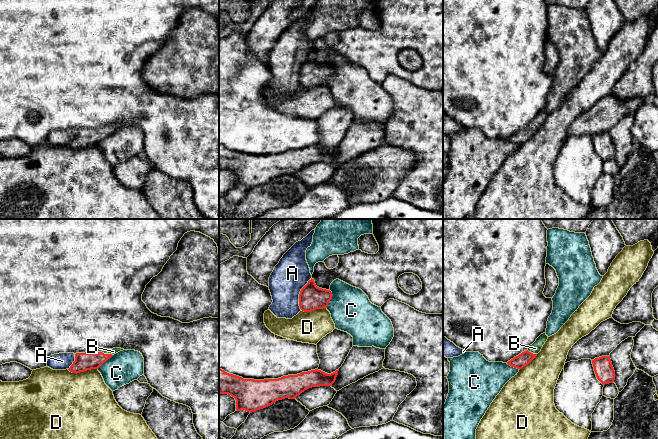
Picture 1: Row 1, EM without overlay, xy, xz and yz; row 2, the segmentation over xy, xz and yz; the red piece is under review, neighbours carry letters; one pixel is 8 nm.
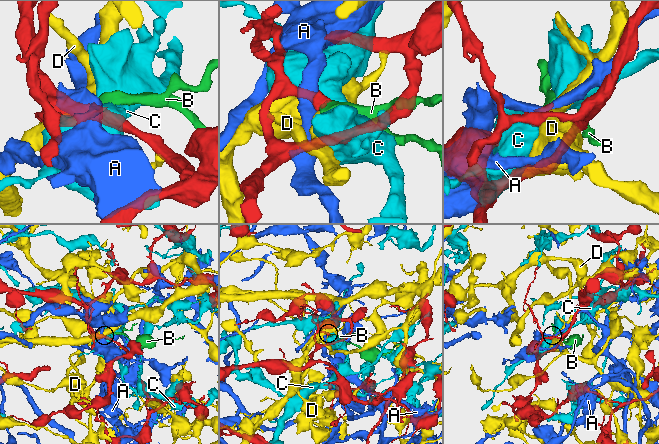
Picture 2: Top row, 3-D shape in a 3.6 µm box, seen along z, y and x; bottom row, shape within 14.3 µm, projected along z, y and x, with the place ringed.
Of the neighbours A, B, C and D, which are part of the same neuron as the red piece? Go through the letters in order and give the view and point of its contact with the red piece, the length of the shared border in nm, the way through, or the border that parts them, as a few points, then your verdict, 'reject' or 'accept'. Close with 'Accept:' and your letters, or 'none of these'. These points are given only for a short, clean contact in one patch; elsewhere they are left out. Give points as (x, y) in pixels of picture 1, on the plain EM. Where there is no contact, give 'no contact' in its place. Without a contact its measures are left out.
A: xz (300, 69) | 280 nm | reject
B: xy (107, 130) | 100 nm | across xy (85, 137), (93, 137), (107, 130), (113, 127) | accept
C: xz (331, 74) | 150 nm | reject
D: xy (82, 147) | 240 nm | reject
Accept: B

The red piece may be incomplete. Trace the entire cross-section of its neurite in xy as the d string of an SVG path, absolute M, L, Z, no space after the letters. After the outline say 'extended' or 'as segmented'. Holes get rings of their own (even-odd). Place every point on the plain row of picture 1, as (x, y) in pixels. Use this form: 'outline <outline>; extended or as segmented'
outline M121 124L107 125L97 129L76 129L75 137L68 145L72 149L80 149L91 145L98 145L104 138L114 130L123 127Z; extended

